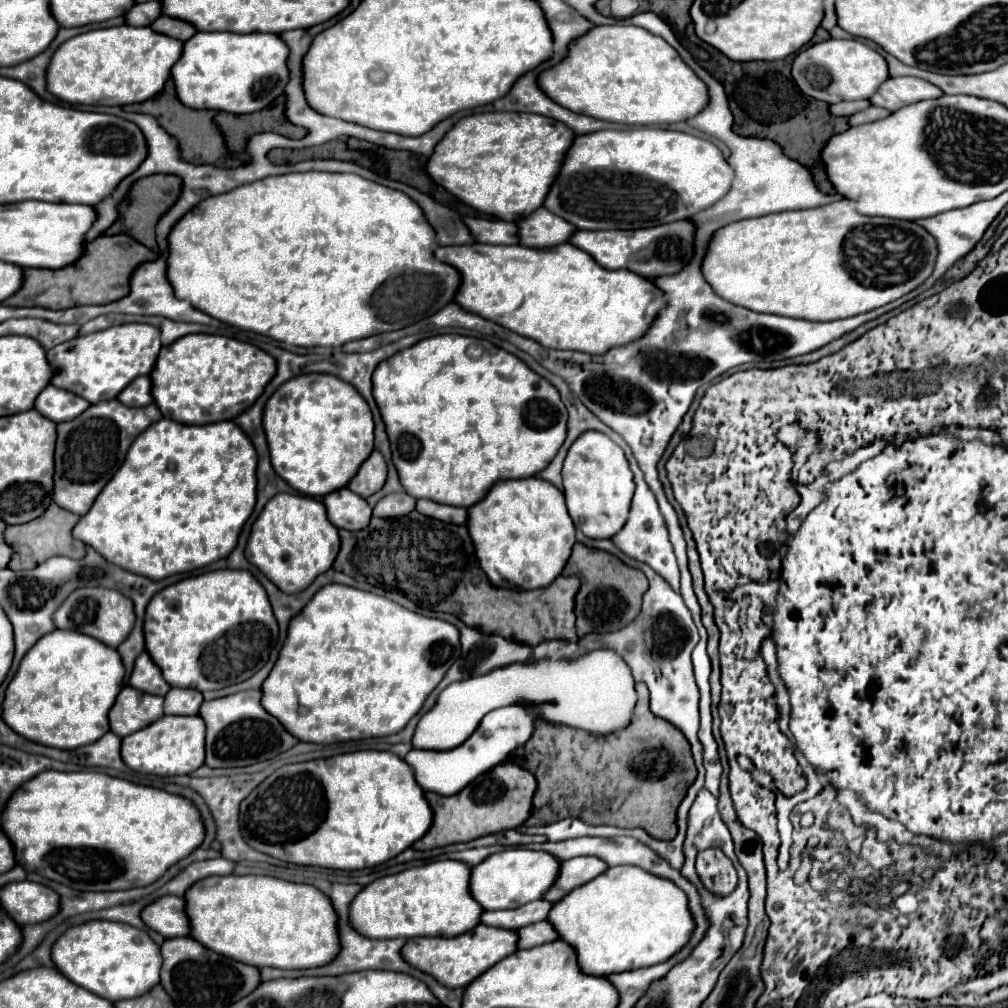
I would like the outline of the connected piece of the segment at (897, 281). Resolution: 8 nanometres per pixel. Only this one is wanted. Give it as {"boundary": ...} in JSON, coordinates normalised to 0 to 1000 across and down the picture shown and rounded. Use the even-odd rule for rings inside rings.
{"boundary":[[[831,198],[804,208],[734,218],[710,228],[696,258],[696,272],[726,302],[758,312],[821,319],[863,310],[901,292],[925,272],[929,252],[929,238],[909,220],[855,214],[843,206],[841,198]]]}

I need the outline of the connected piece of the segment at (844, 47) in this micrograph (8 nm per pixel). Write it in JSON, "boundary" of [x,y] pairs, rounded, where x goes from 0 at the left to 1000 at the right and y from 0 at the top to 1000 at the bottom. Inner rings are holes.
{"boundary":[[[819,40],[808,44],[786,62],[786,77],[790,85],[804,97],[829,103],[835,99],[861,99],[881,77],[879,60],[853,40]]]}

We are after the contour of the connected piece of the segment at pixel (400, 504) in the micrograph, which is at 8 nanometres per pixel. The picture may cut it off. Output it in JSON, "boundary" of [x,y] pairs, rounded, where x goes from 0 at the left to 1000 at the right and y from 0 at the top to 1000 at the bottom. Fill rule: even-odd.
{"boundary":[[[399,488],[399,490],[385,490],[371,502],[371,512],[375,514],[391,514],[391,512],[403,512],[411,506],[413,496]]]}

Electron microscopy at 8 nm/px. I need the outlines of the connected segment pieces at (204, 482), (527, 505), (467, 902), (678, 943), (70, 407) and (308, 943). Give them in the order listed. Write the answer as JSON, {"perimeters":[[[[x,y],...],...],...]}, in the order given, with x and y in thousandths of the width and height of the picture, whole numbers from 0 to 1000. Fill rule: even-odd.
{"perimeters":[[[[161,415],[147,423],[129,442],[123,460],[103,482],[93,502],[73,524],[73,534],[91,542],[105,556],[151,575],[188,567],[224,554],[254,500],[254,448],[232,419],[187,423]]],[[[538,474],[492,478],[480,496],[464,504],[462,522],[484,575],[506,585],[530,585],[548,579],[560,565],[571,538],[560,490]]],[[[435,853],[397,867],[379,869],[361,879],[347,897],[347,919],[363,931],[454,929],[476,915],[478,899],[466,889],[466,859],[452,853]]],[[[631,859],[603,861],[579,879],[569,881],[565,887],[562,887],[562,891],[550,897],[550,905],[546,905],[546,917],[554,921],[556,933],[562,933],[567,940],[571,940],[573,958],[577,958],[581,966],[589,968],[603,968],[609,964],[621,964],[659,954],[683,935],[688,923],[681,887],[665,873],[647,869]]],[[[50,381],[40,389],[34,405],[52,419],[65,419],[79,413],[87,403],[89,403],[87,397],[67,387],[58,387],[56,383]]],[[[206,869],[185,883],[185,905],[188,905],[188,931],[224,950],[260,960],[313,960],[335,946],[333,907],[327,893],[306,877],[290,877],[270,869]]]]}

